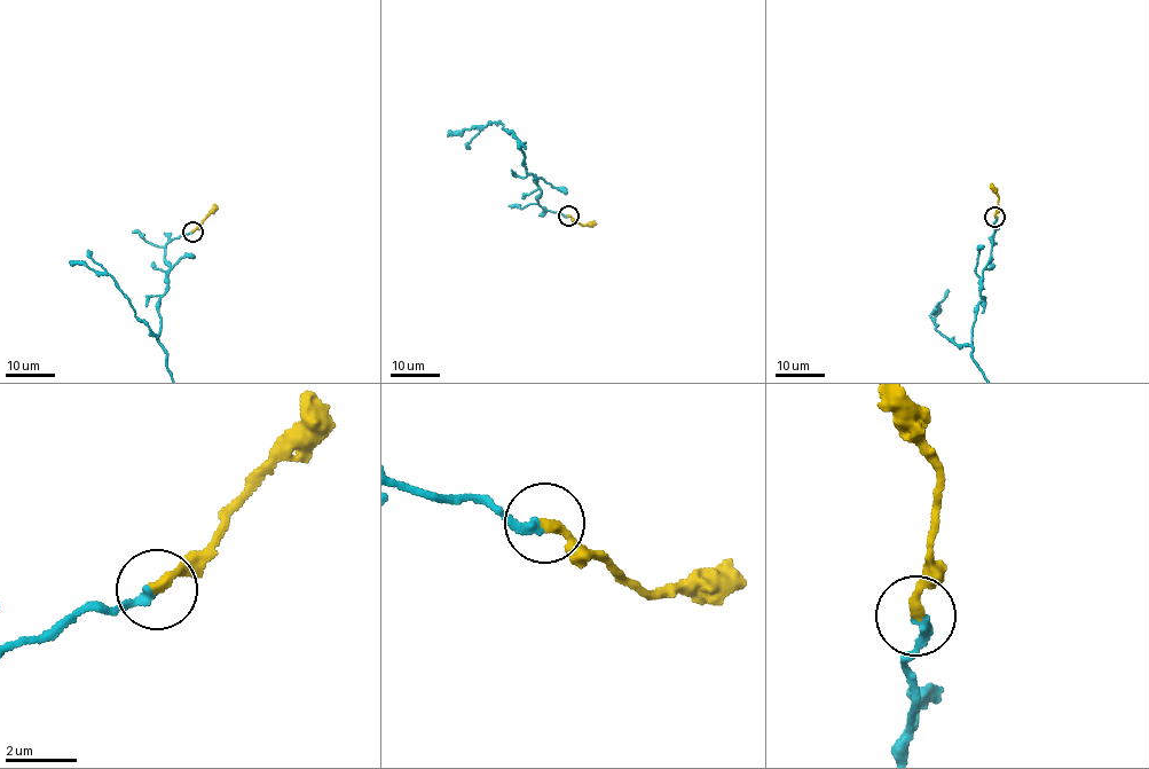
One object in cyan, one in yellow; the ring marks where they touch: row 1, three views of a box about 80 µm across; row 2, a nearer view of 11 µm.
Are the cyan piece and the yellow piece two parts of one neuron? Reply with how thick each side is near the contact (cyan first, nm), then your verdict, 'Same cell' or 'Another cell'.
Thickness 260 nm (cyan) against 280 nm. Same cell

